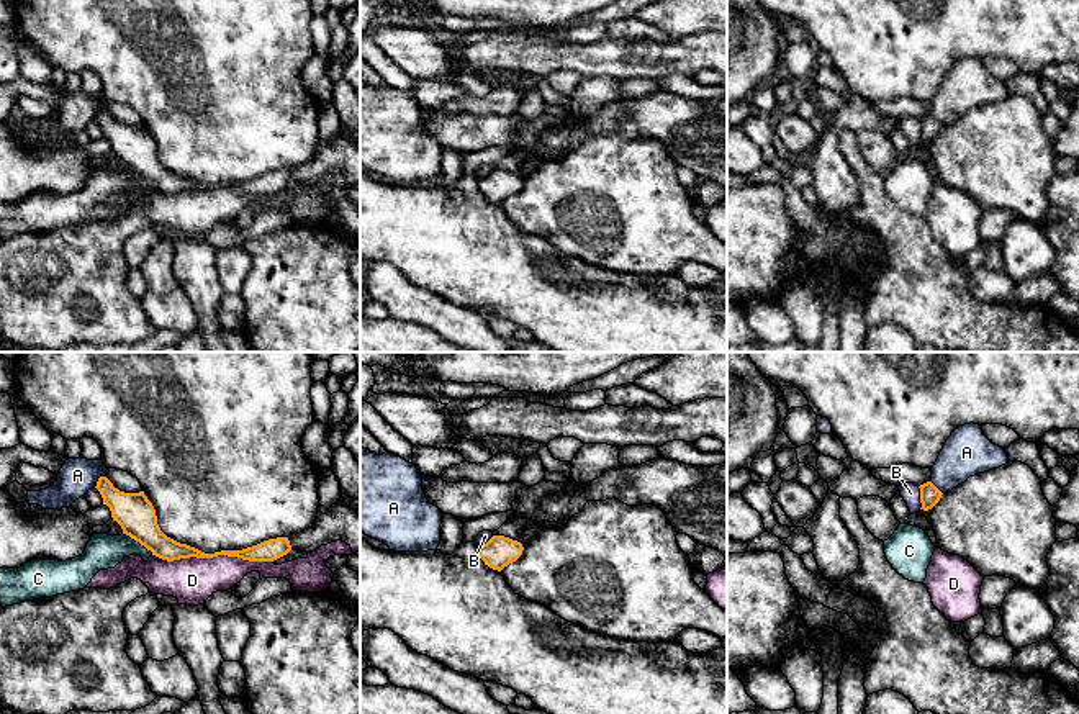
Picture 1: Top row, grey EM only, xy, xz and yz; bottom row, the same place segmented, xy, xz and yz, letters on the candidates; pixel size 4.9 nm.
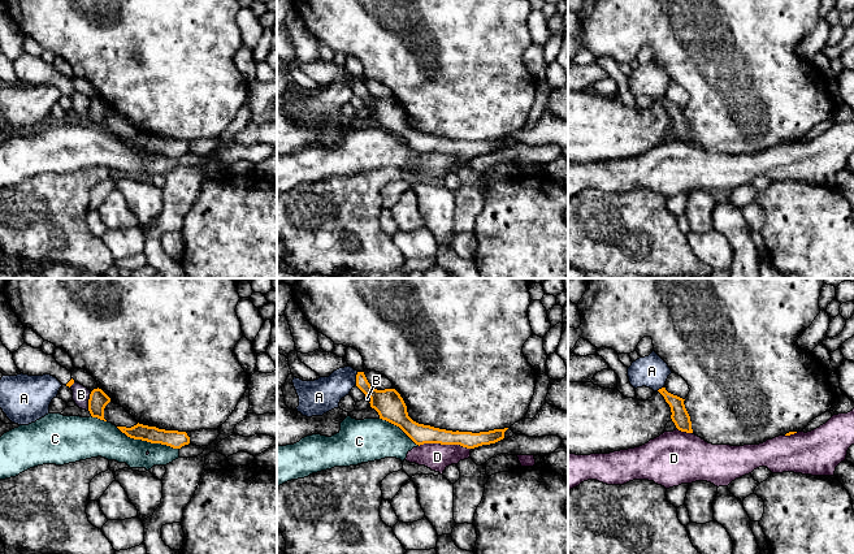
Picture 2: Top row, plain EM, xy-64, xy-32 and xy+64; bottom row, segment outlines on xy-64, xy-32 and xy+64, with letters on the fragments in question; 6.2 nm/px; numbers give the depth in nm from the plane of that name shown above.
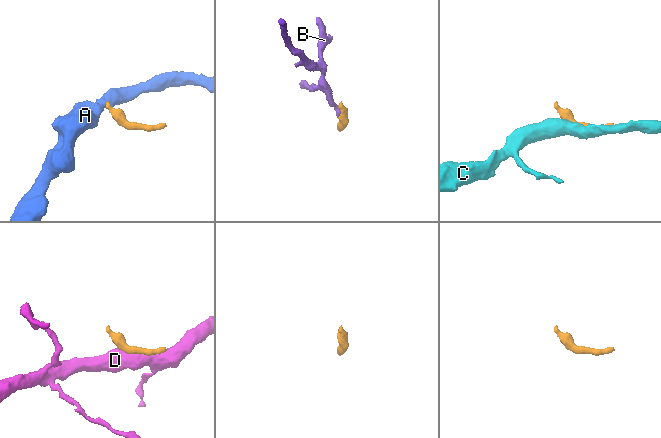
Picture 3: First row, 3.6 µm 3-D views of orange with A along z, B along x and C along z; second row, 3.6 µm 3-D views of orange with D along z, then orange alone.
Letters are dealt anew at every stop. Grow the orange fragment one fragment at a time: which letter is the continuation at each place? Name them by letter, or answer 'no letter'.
no letter

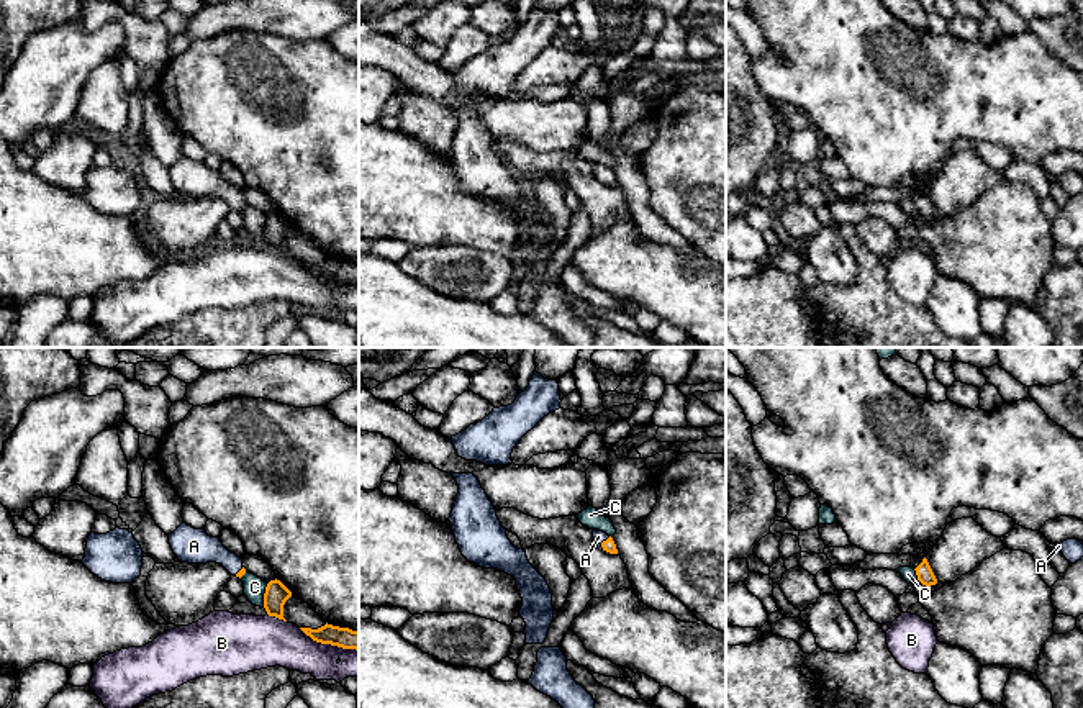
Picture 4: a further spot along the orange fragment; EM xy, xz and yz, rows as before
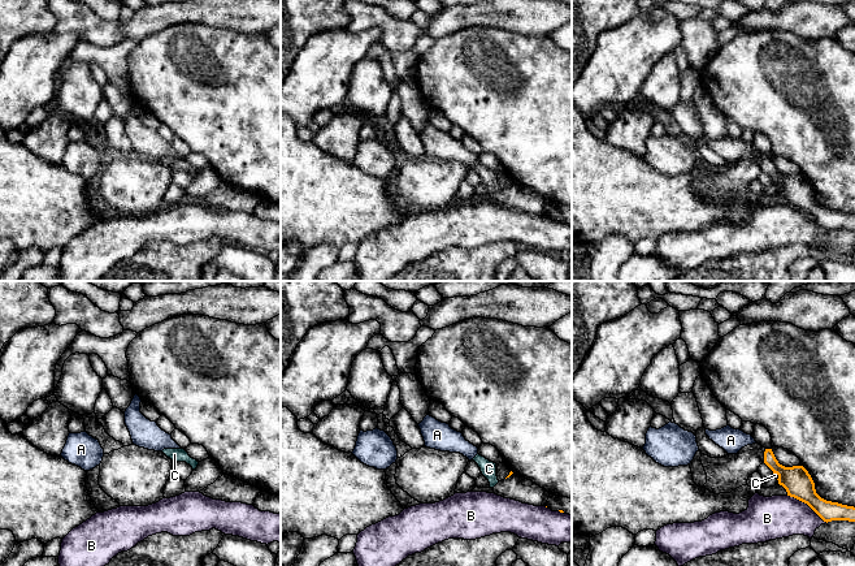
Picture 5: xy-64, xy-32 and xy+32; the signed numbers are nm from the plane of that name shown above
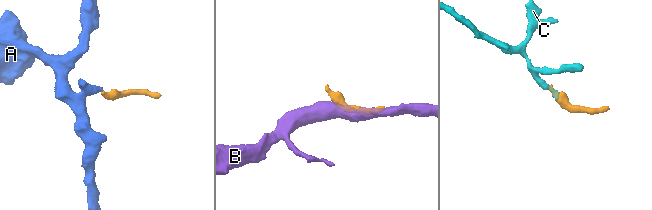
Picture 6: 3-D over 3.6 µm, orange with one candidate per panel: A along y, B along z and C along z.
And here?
A

